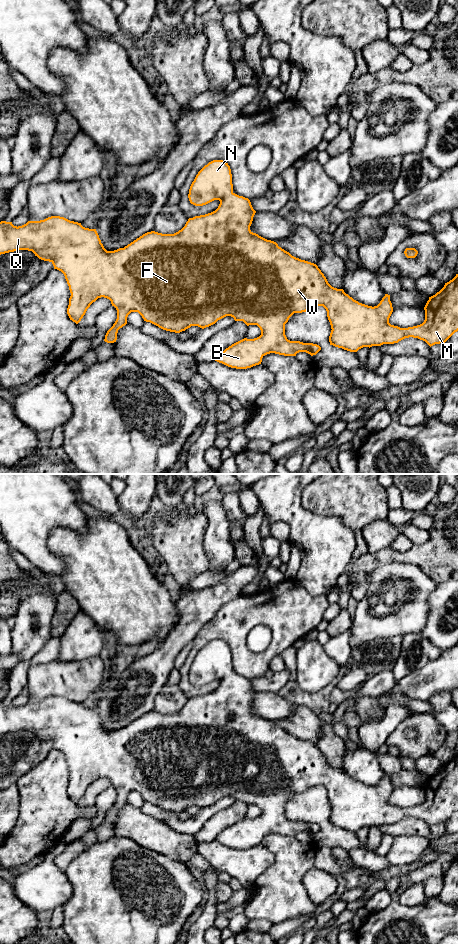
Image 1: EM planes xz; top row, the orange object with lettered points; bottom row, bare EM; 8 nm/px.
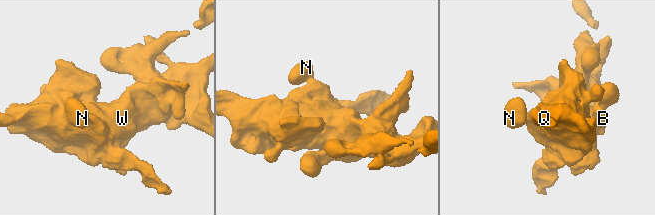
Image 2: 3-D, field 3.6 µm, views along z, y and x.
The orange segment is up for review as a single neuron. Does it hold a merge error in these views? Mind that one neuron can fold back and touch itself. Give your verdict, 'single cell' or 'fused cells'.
single cell

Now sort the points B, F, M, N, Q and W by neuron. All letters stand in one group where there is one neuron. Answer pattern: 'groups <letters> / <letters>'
groups B F M N Q W

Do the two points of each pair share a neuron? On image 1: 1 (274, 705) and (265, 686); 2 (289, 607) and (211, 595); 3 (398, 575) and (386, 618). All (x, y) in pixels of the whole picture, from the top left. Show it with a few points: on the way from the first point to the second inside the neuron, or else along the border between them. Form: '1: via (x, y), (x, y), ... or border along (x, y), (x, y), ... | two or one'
1: border along (256, 691), (276, 693) | two
2: border along (241, 593), (228, 600), (215, 612) | two
3: via (401, 586), (401, 606), (397, 610) | one

